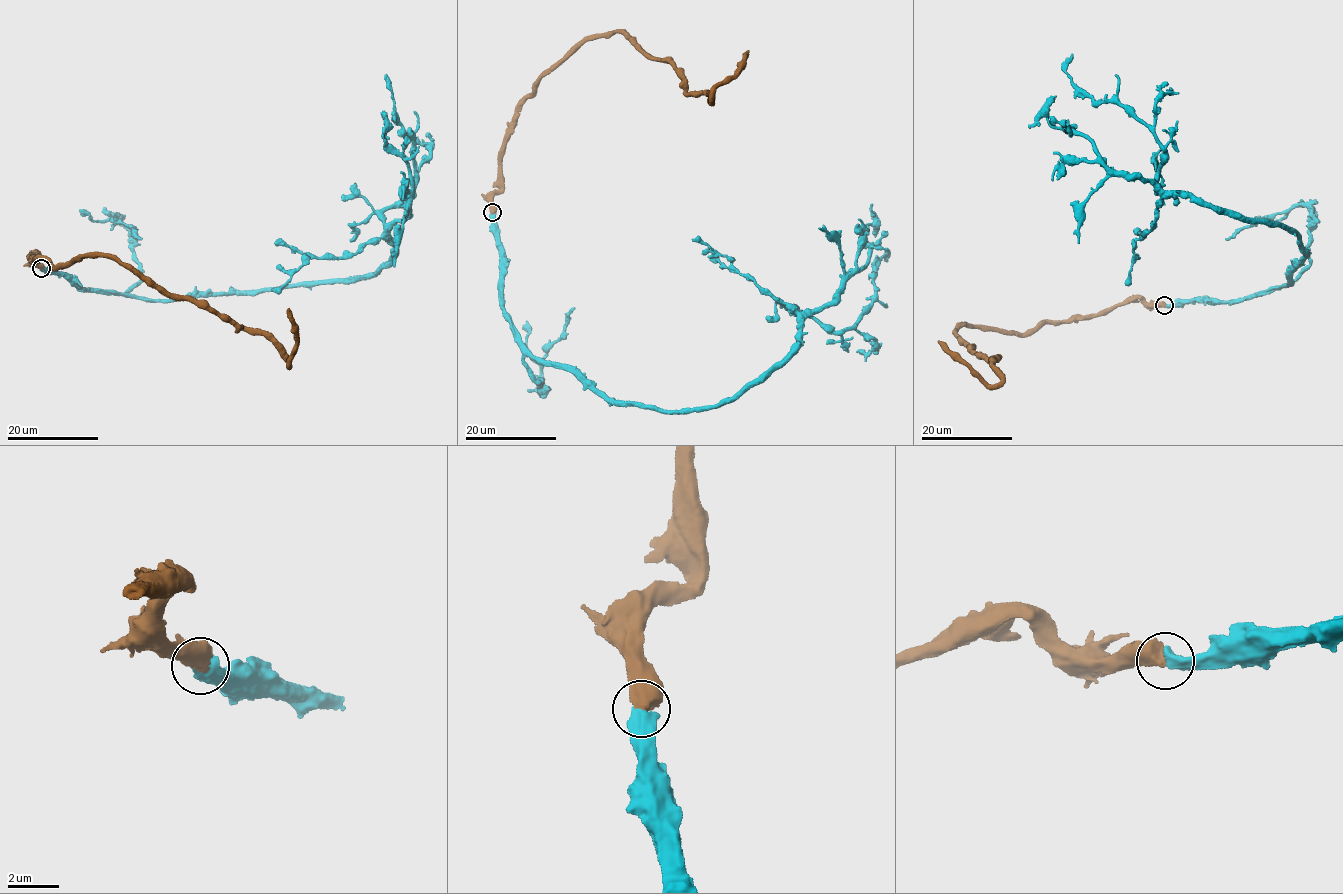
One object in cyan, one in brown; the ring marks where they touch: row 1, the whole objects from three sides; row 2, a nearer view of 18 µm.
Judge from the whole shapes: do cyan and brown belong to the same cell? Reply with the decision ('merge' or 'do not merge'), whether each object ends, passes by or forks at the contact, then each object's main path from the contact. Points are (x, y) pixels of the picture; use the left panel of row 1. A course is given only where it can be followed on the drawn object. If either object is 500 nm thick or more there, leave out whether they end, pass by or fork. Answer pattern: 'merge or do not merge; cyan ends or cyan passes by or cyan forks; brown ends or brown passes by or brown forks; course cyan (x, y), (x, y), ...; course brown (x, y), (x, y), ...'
merge; course cyan (42, 268), (85, 291), (164, 300), (384, 268), (393, 245), (382, 212), (416, 177), (385, 75); course brown (42, 268), (29, 253), (55, 267), (113, 255), (167, 292), (258, 329), (289, 365), (288, 309)

